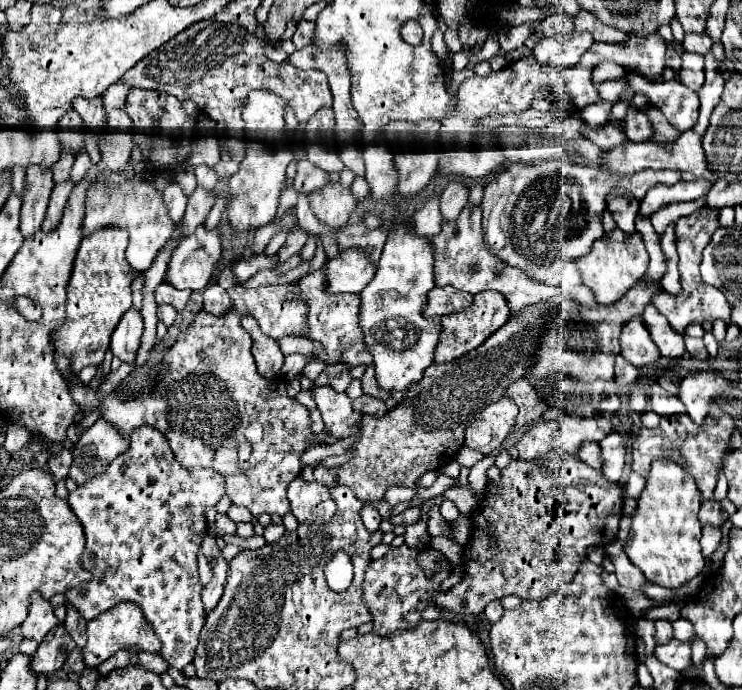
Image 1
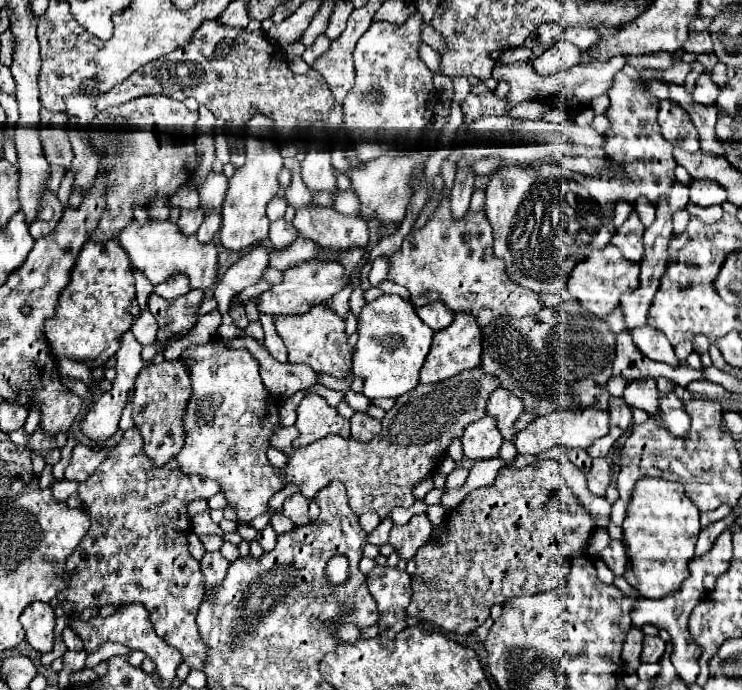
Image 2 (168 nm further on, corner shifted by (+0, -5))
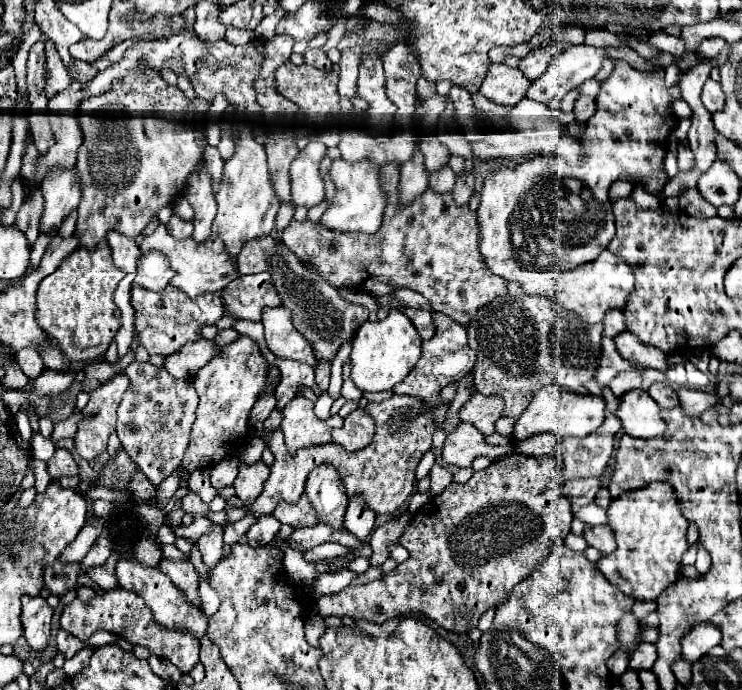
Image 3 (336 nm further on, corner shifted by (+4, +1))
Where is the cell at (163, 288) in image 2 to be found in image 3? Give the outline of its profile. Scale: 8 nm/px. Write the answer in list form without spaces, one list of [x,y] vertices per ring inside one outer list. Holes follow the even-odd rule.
[[[144,252],[138,258],[138,270],[134,282],[148,290],[158,292],[168,286],[174,274],[176,272],[168,264],[164,264],[164,256],[160,252]]]

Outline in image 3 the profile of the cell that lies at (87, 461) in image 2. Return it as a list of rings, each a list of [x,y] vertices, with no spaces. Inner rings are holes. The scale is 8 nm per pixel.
[[[56,448],[54,456],[46,462],[46,466],[52,480],[64,478],[64,476],[78,476],[78,464],[74,462],[72,454],[66,448]]]

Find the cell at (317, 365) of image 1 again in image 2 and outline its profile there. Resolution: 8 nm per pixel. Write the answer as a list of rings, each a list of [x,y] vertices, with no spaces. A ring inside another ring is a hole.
[[[234,338],[230,340],[234,348],[248,348],[248,352],[260,362],[260,376],[270,394],[278,398],[290,398],[292,394],[306,390],[318,382],[316,372],[306,364],[280,364],[274,360],[264,346],[254,338]]]

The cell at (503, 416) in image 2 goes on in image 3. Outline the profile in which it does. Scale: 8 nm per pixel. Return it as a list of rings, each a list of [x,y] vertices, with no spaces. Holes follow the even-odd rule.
[[[478,392],[472,394],[472,398],[458,410],[460,422],[474,424],[484,436],[494,434],[494,422],[500,418],[504,410],[504,402],[500,398],[482,396]]]

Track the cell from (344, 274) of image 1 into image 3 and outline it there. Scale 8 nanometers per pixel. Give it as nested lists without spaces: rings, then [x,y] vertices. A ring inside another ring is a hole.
[[[268,272],[238,276],[222,292],[222,304],[236,320],[258,322],[262,308],[280,306],[278,292]]]

